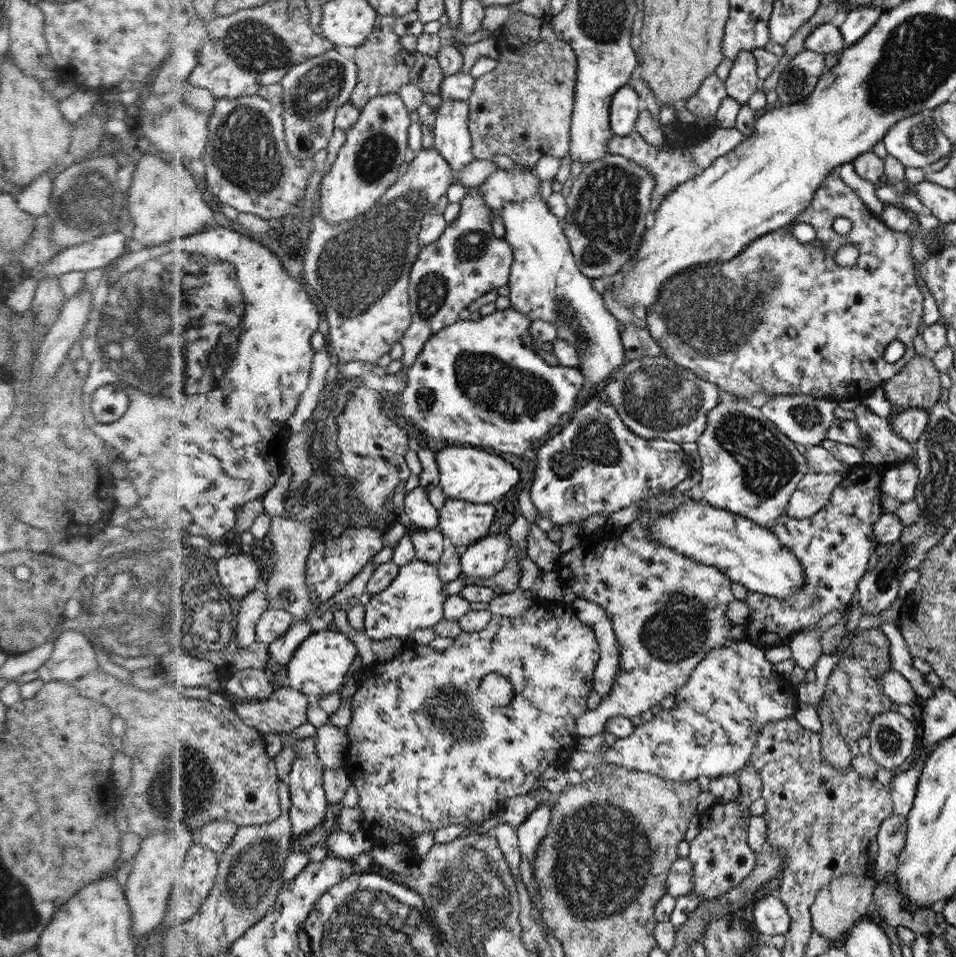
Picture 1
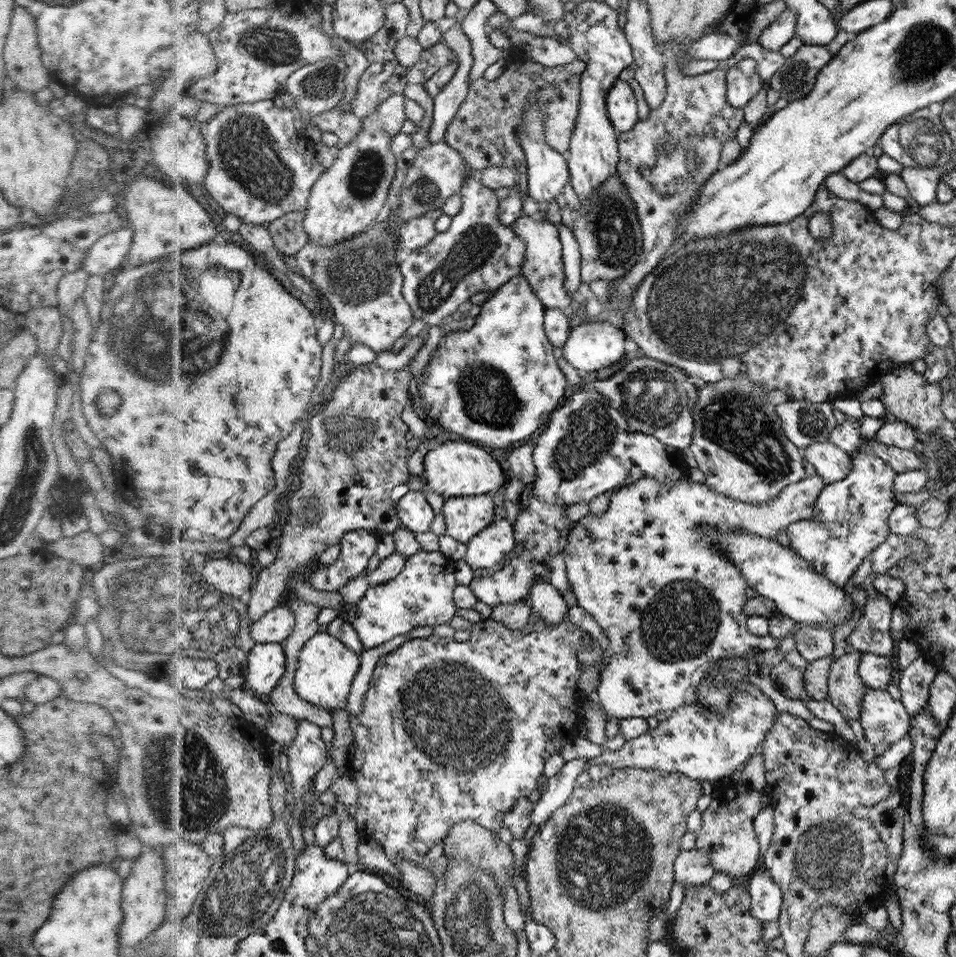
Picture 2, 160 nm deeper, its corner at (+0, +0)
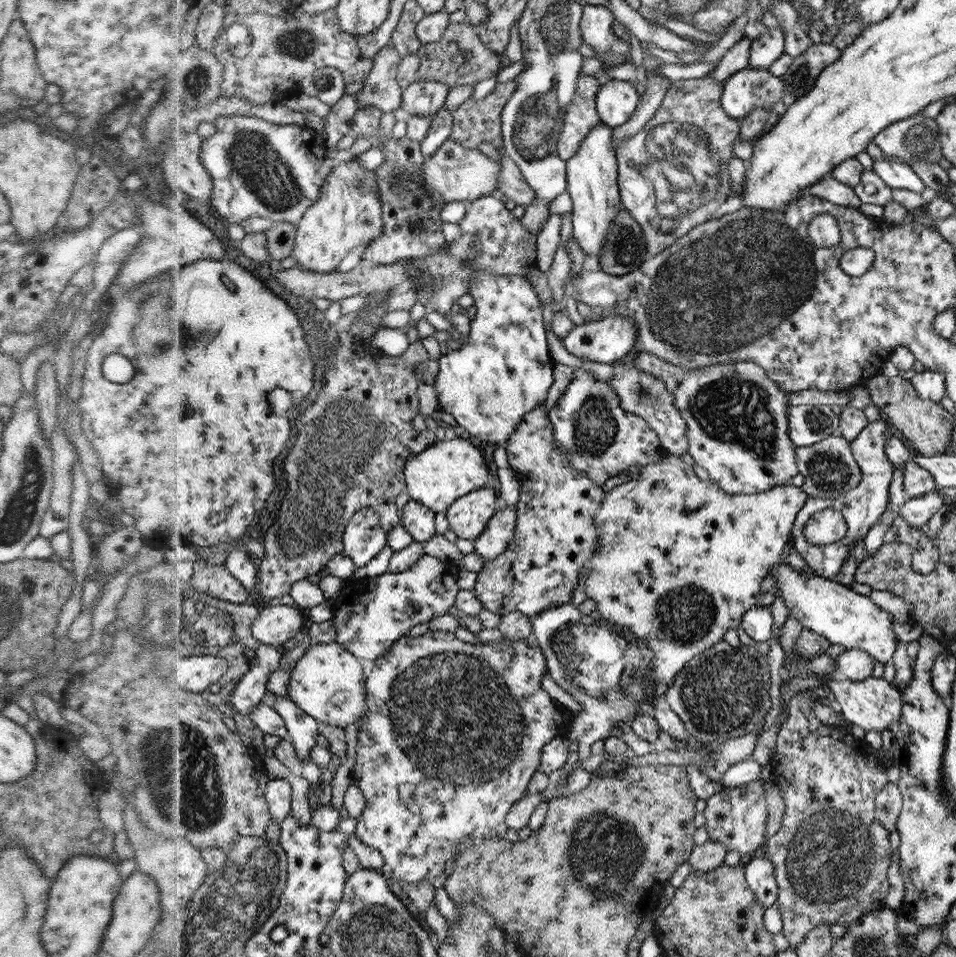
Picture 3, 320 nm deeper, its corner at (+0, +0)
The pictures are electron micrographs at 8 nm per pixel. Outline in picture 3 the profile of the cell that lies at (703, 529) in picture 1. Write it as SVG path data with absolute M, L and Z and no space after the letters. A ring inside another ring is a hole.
M775 564L769 574L774 576L777 592L781 594L789 612L803 628L821 634L831 644L839 644L848 650L865 650L880 664L892 662L900 641L896 628L893 628L894 618L874 604L869 596L853 591L850 586L842 585L834 578L796 572L790 564Z

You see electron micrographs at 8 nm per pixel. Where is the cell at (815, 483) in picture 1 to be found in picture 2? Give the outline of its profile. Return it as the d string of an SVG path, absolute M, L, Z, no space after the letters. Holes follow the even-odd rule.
M817 474L810 477L804 477L798 483L784 487L782 492L773 501L767 503L749 503L727 496L715 493L712 488L704 482L692 483L687 477L680 477L677 481L671 483L661 483L656 479L640 479L628 487L622 487L616 491L611 498L606 511L601 515L588 513L580 519L568 534L568 546L563 551L564 562L566 564L567 577L570 582L571 590L576 595L578 605L582 606L588 614L591 614L596 622L601 626L603 632L610 640L606 660L606 668L602 670L601 683L597 688L597 693L601 700L601 705L608 714L614 718L638 718L648 719L656 716L658 712L672 712L689 699L689 693L695 683L696 676L703 667L716 661L720 657L740 657L748 654L750 648L770 649L774 646L774 641L769 637L754 636L749 630L746 630L745 606L748 602L746 588L748 588L747 579L744 573L717 547L713 540L708 538L704 527L716 527L722 533L732 533L732 531L747 530L748 533L754 533L758 537L766 537L768 540L777 541L781 533L785 533L793 523L813 518L814 506L819 498L820 492L826 486L822 476Z

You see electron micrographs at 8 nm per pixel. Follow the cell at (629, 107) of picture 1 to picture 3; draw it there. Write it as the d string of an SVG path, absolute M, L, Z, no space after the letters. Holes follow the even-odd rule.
M610 79L602 83L595 98L601 122L608 127L619 127L628 122L638 104L638 92L632 82Z

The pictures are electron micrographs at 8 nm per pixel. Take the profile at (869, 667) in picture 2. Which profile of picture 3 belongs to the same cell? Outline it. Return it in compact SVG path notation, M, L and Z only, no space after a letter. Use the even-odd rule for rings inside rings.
M846 649L841 655L835 657L838 665L838 676L851 681L861 681L872 675L876 665L875 657L870 656L865 650Z

